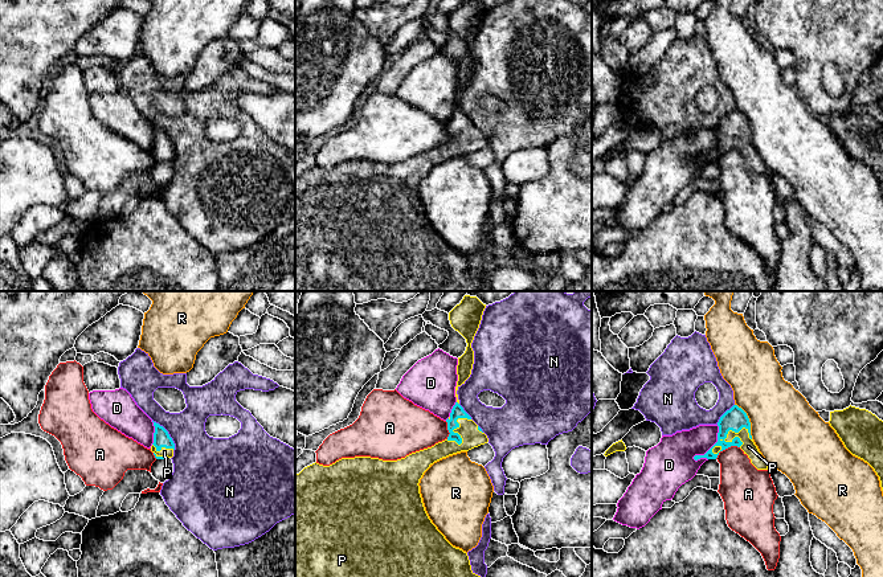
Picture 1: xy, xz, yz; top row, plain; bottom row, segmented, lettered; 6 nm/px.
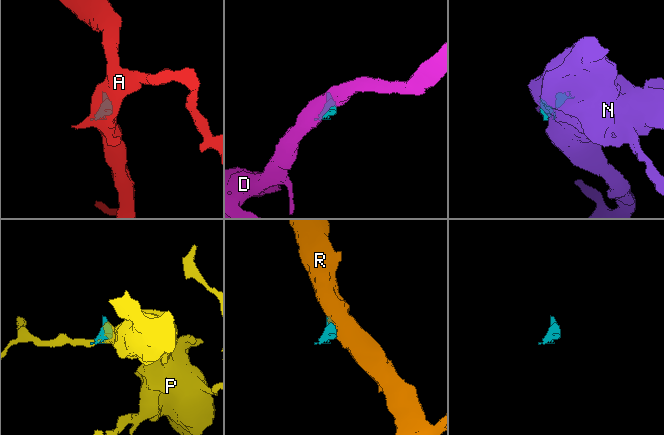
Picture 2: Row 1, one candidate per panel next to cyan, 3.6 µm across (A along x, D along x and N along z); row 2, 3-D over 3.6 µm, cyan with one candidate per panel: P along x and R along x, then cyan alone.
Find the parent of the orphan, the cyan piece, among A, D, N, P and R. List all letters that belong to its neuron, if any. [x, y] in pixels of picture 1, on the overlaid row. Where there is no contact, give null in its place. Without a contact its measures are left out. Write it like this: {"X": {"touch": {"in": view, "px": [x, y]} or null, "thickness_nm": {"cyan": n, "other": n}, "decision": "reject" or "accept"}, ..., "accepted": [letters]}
{"A": {"touch": {"in": "yz", "px": [726, 447]}, "thickness_nm": {"cyan": 140, "other": 280}, "decision": "reject"}, "D": {"touch": {"in": "yz", "px": [715, 443]}, "thickness_nm": {"cyan": 140, "other": 220}, "decision": "reject"}, "N": {"touch": {"in": "xy", "px": [168, 434]}, "thickness_nm": {"cyan": 100, "other": 320}, "decision": "reject"}, "P": {"touch": {"in": "yz", "px": [735, 432]}, "thickness_nm": {"cyan": 140, "other": 90}, "decision": "accept"}, "R": {"touch": {"in": "yz", "px": [748, 421]}, "thickness_nm": {"cyan": 140, "other": 420}, "decision": "reject"}, "accepted": ["P"]}

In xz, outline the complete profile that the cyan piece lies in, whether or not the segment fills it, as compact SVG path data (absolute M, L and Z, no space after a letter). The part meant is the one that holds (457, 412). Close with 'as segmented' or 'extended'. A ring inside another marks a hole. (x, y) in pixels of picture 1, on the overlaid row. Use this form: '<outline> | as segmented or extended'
M465 295L463 299L461 300L459 304L457 304L450 312L449 312L449 320L450 320L450 324L451 327L458 331L465 339L466 339L466 343L467 343L467 347L466 347L466 351L465 353L458 357L458 365L457 365L457 375L458 375L458 381L457 381L457 386L455 386L455 397L457 397L457 402L455 405L453 406L451 409L451 413L450 413L450 417L446 420L447 422L447 430L449 430L449 437L442 441L442 442L438 442L436 443L434 446L432 447L428 447L428 449L424 449L424 450L420 450L420 451L416 451L416 453L412 453L409 455L406 455L405 458L401 458L401 459L397 459L397 461L383 461L383 459L379 459L379 458L371 458L371 457L355 457L355 458L342 458L339 461L336 461L335 463L330 465L330 466L323 466L323 465L319 465L319 463L312 463L307 467L304 467L299 474L295 475L295 577L481 577L478 574L475 574L473 570L471 570L471 565L470 565L470 560L469 560L469 556L466 552L463 552L462 549L459 548L455 548L453 547L446 539L445 536L437 529L437 527L432 523L432 520L429 519L426 511L425 511L425 507L424 507L424 503L422 503L422 498L421 498L421 494L420 494L420 479L422 478L424 472L437 461L442 459L442 458L446 458L449 455L453 455L453 454L457 454L457 453L461 453L461 451L469 451L474 447L478 447L481 445L485 445L488 442L488 438L487 435L482 431L482 429L471 420L471 417L463 410L463 408L459 405L459 400L458 400L458 394L457 394L457 390L458 388L465 384L465 381L470 377L471 375L471 369L473 369L473 364L474 364L474 351L471 348L471 343L474 340L474 336L479 328L479 324L481 324L481 320L482 320L482 315L483 315L483 311L486 308L486 304L483 304L477 296L470 296L470 295Z | extended

